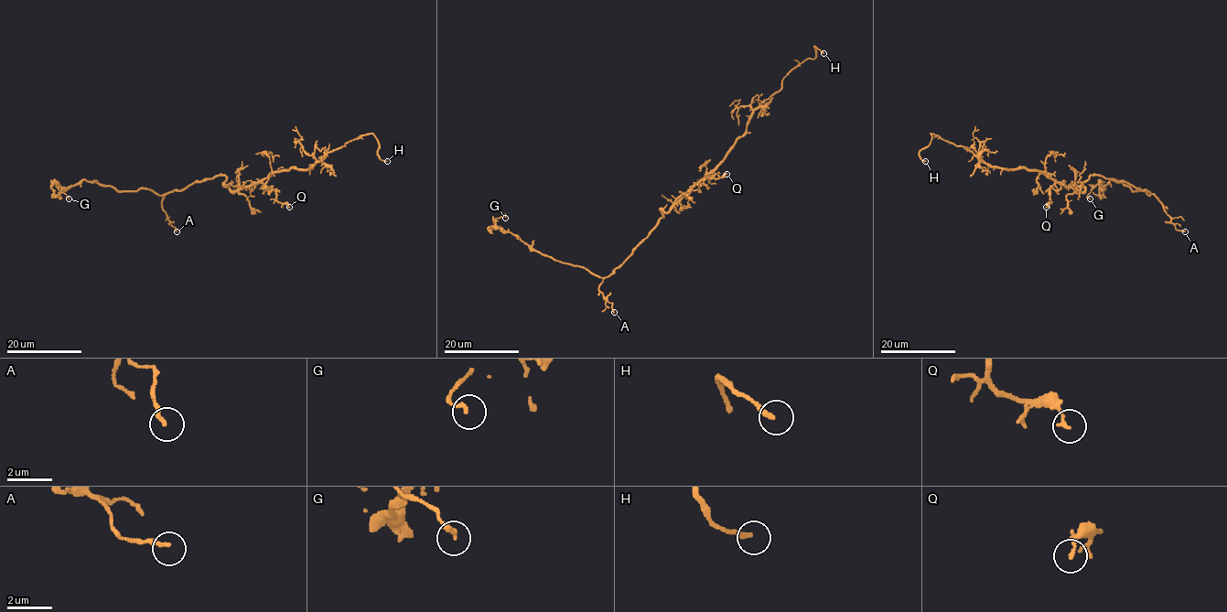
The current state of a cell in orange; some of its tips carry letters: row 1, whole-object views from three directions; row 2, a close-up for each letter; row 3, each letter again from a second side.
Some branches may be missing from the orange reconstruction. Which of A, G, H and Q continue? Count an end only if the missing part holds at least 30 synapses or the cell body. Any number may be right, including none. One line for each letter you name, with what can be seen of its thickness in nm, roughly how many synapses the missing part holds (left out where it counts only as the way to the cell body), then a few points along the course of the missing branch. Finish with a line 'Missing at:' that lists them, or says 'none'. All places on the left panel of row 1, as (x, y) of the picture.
H: calibre 200 nm; course (387, 161), (413, 160), (427, 168)
Missing at: H

